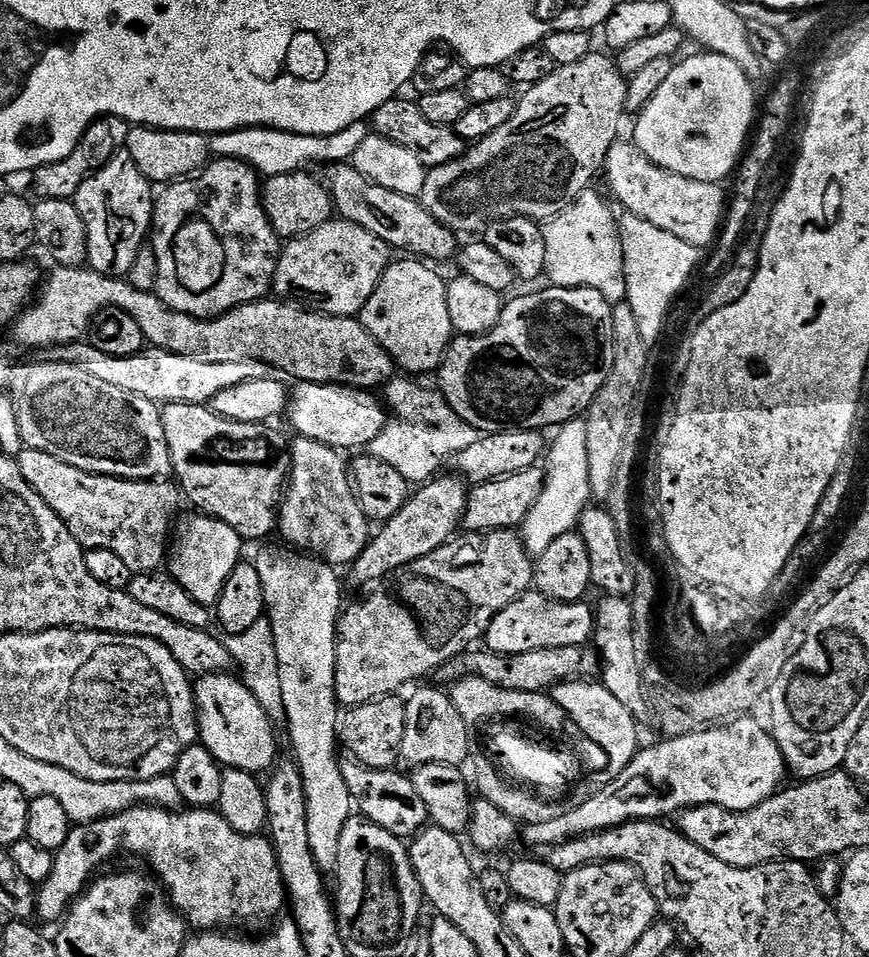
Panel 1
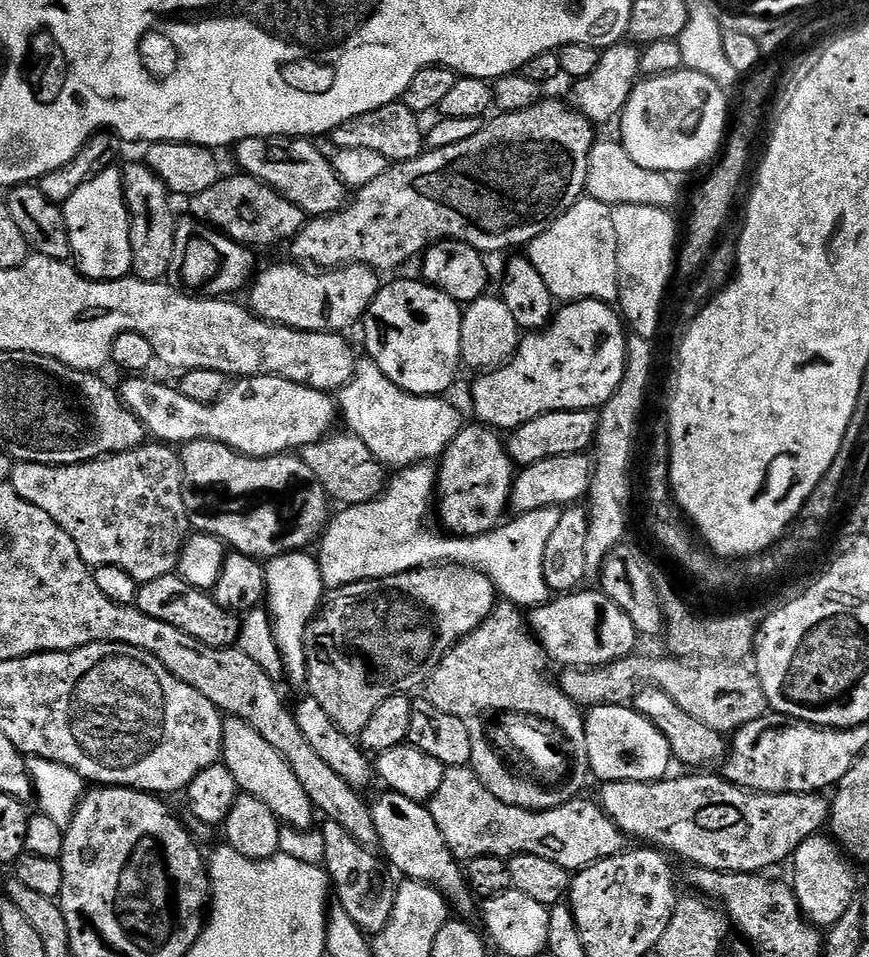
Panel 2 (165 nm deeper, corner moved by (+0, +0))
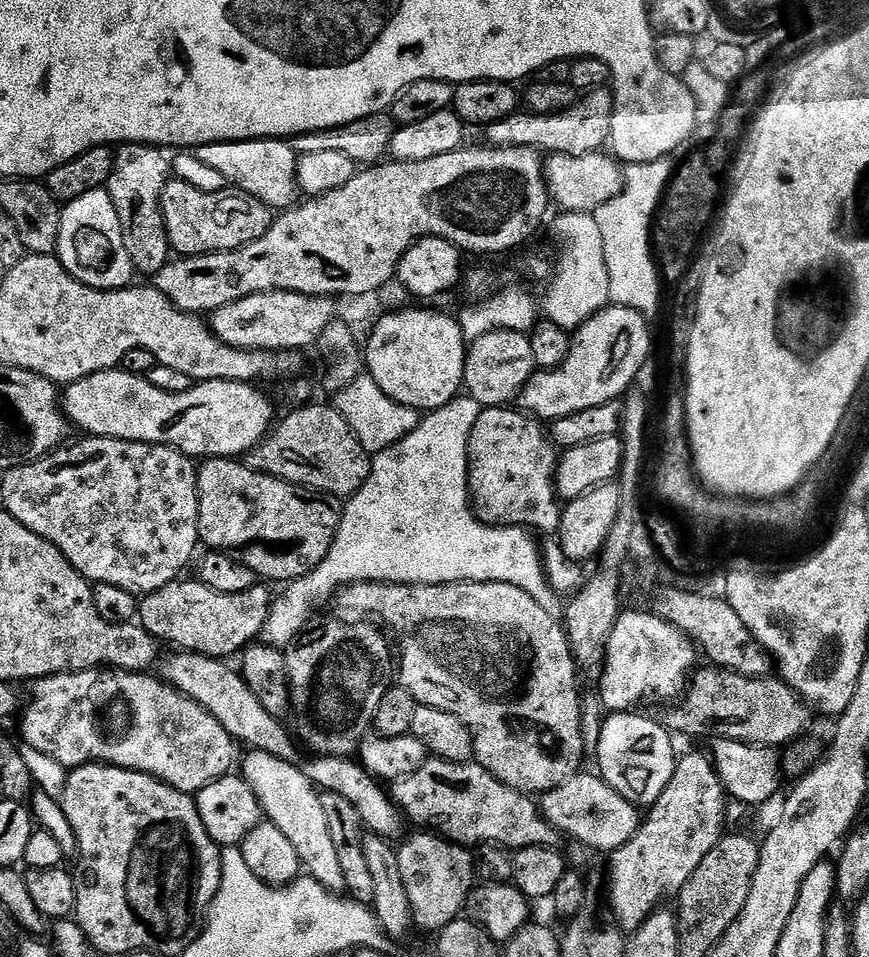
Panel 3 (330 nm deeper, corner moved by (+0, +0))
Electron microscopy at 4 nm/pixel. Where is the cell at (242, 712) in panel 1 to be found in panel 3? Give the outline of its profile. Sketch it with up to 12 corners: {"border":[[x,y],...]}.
{"border":[[247,753],[267,823],[323,888],[345,891],[320,792],[303,767]]}

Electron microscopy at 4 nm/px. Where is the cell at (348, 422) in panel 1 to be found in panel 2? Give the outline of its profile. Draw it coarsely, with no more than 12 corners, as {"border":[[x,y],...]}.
{"border":[[281,376],[213,404],[144,379],[118,388],[149,437],[263,458],[337,427],[337,401]]}

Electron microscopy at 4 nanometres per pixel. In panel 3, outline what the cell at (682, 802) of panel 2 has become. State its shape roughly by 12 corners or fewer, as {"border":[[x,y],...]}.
{"border":[[587,770],[539,797],[551,828],[616,852],[642,812]]}

